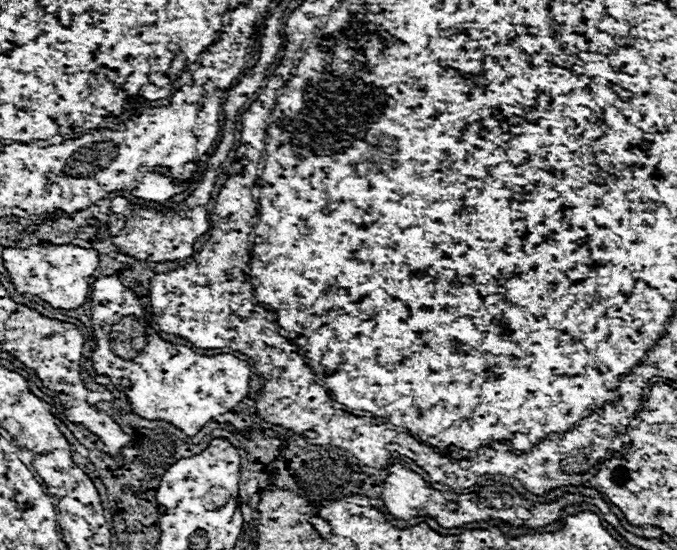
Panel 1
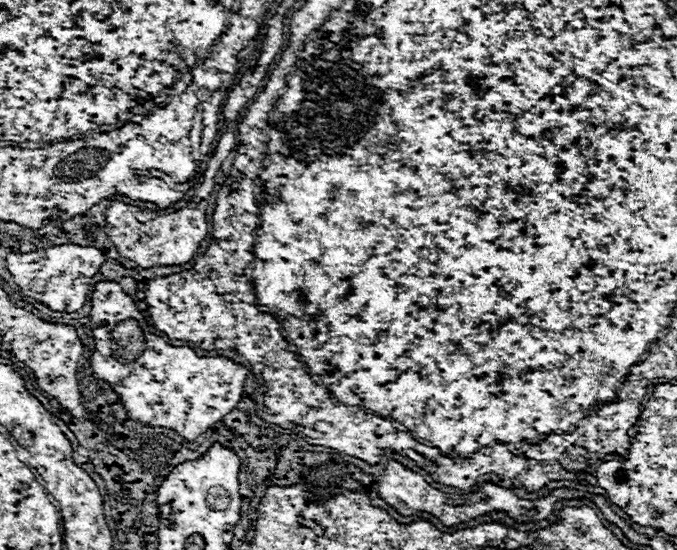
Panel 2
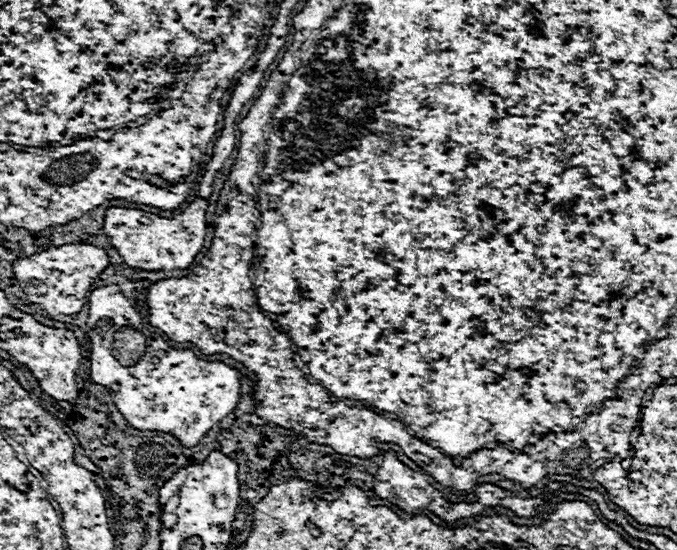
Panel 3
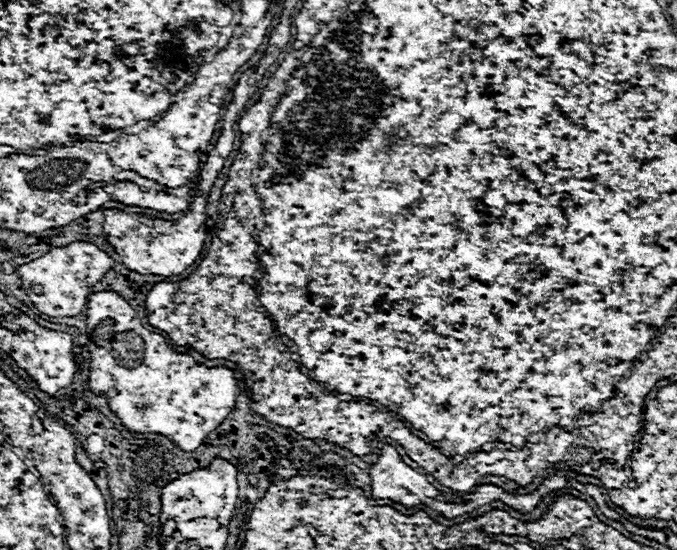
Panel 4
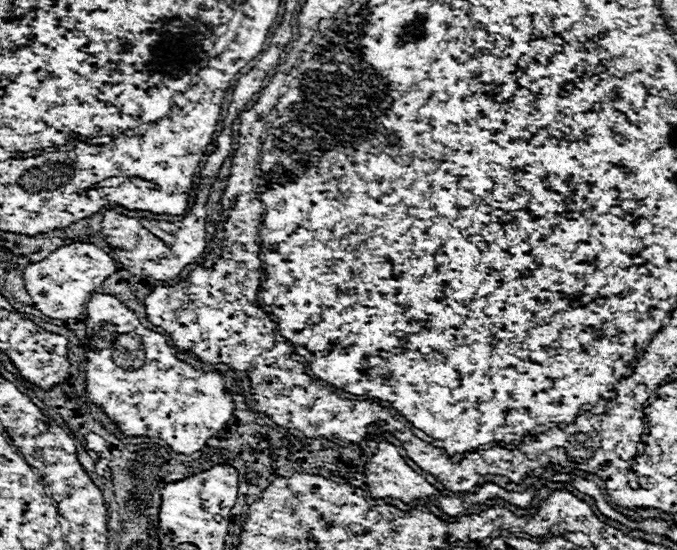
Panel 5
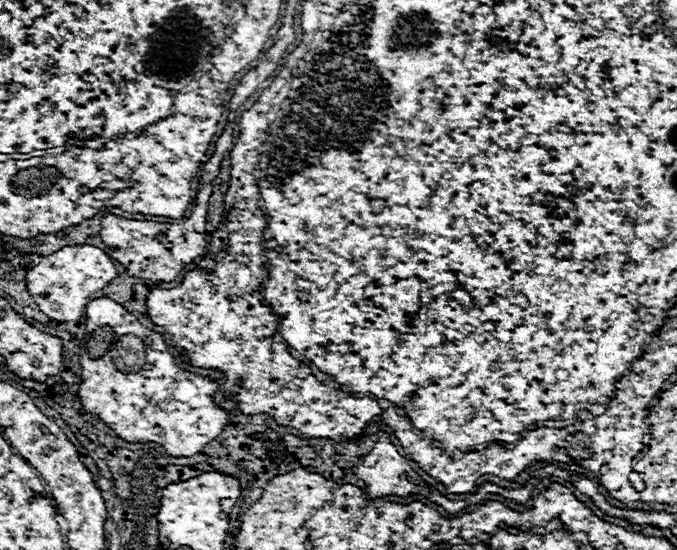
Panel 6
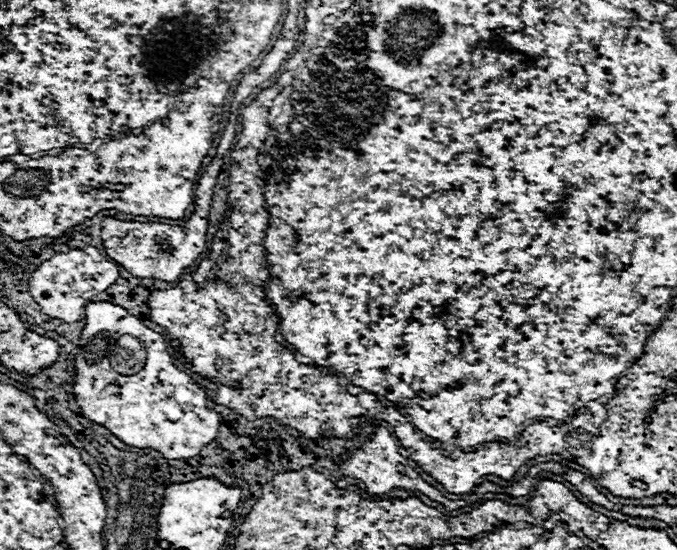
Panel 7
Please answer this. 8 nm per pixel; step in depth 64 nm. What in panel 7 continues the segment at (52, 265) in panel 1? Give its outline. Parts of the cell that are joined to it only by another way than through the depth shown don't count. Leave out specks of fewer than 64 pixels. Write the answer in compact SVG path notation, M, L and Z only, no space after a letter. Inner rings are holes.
M86 246L84 250L58 252L50 260L42 262L28 280L28 290L32 298L40 304L42 312L50 318L58 318L62 322L78 322L82 320L82 308L90 302L92 296L104 292L118 278L118 266L110 262L98 248Z

